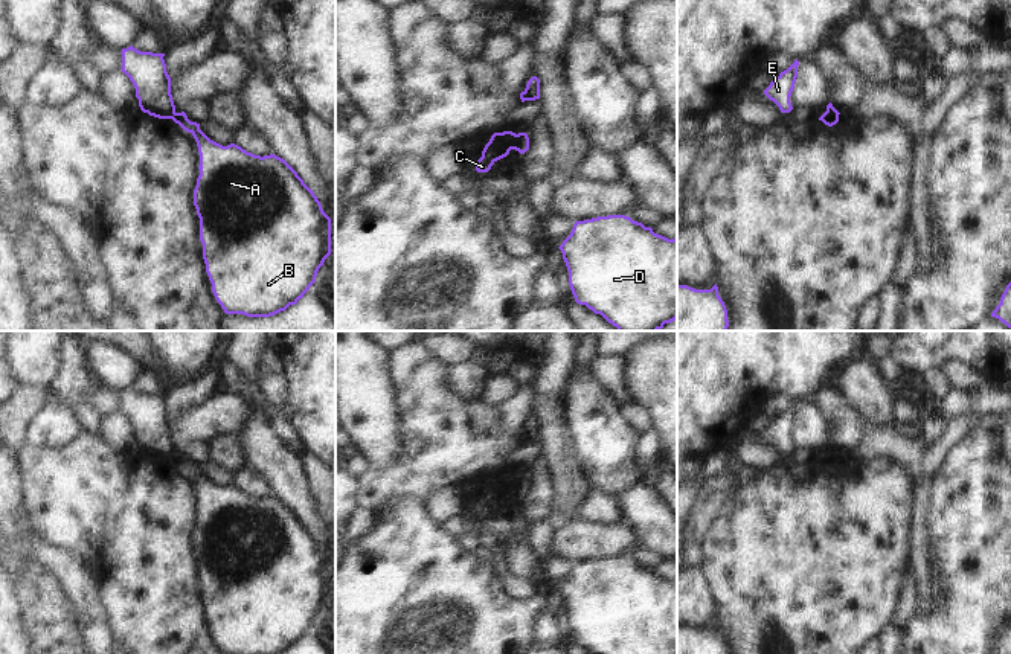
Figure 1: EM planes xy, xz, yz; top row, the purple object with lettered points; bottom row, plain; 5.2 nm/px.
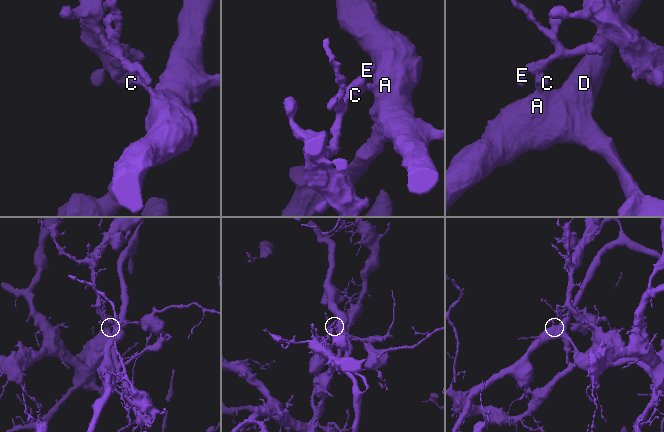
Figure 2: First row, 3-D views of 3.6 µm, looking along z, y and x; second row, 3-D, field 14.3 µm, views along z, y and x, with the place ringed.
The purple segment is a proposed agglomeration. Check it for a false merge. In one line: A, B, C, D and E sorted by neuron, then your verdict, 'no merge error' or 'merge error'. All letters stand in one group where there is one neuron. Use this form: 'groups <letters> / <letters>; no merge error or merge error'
groups A B D / C E; merge error

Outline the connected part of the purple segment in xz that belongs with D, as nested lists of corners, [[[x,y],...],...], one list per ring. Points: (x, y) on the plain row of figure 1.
[[[625,556],[598,558],[584,563],[575,563],[570,576],[558,588],[563,595],[569,613],[569,627],[575,643],[586,646],[593,654],[677,654],[677,579],[668,581],[645,569],[642,564],[633,563]]]

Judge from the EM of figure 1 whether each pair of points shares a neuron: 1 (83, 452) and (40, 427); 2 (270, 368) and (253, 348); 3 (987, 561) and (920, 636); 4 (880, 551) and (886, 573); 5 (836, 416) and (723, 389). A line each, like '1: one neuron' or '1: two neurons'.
1: two neurons
2: two neurons
3: one neuron
4: one neuron
5: two neurons

